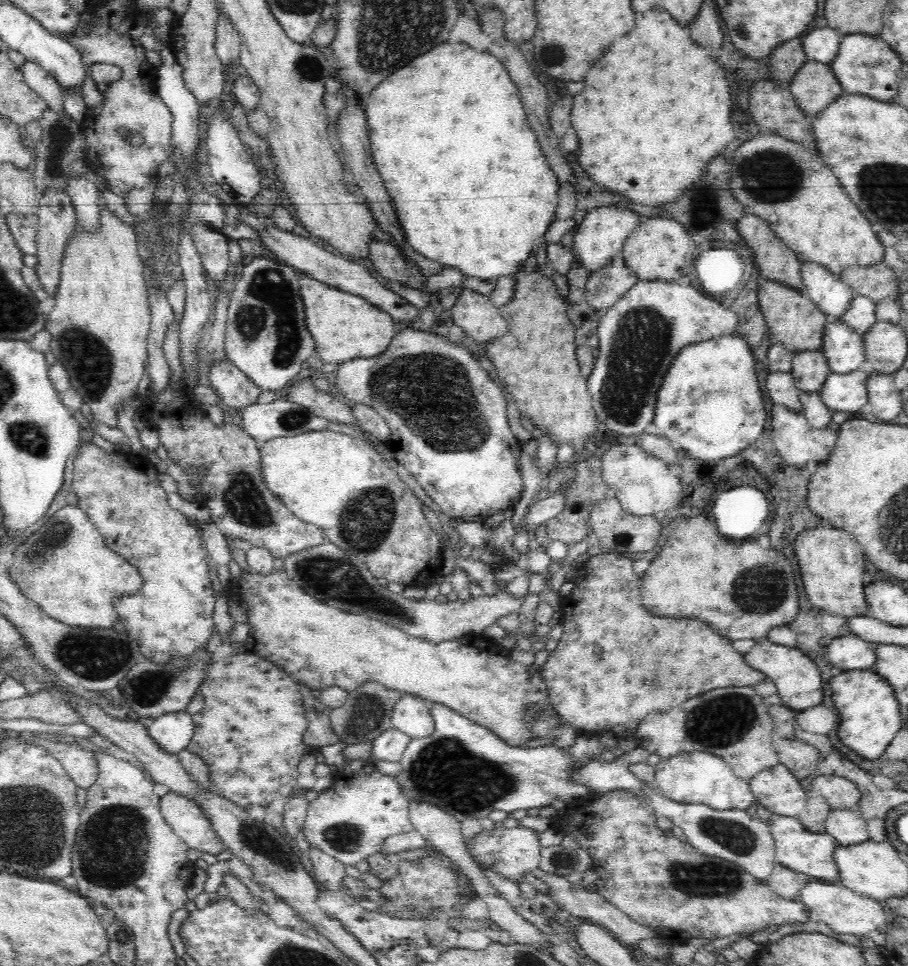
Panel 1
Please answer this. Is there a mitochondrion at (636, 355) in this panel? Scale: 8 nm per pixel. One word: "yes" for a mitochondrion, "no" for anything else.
yes

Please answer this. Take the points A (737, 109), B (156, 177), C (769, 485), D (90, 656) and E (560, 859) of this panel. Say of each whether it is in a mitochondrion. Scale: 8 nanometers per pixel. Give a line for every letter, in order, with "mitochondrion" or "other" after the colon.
A: other
B: other
C: other
D: mitochondrion
E: mitochondrion

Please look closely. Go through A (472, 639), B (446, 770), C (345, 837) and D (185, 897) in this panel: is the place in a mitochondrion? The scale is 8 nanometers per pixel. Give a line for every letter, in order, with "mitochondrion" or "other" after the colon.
A: other
B: mitochondrion
C: mitochondrion
D: other

